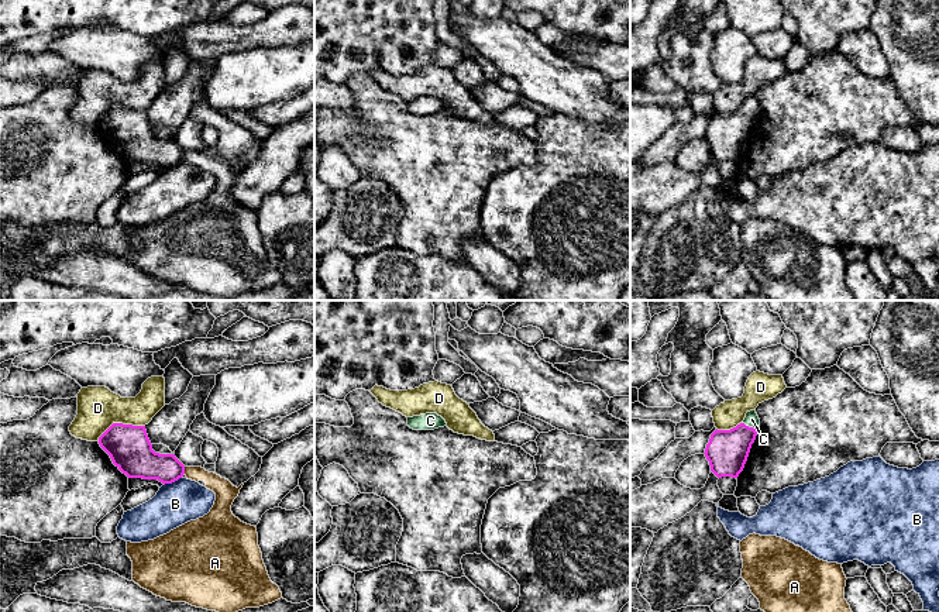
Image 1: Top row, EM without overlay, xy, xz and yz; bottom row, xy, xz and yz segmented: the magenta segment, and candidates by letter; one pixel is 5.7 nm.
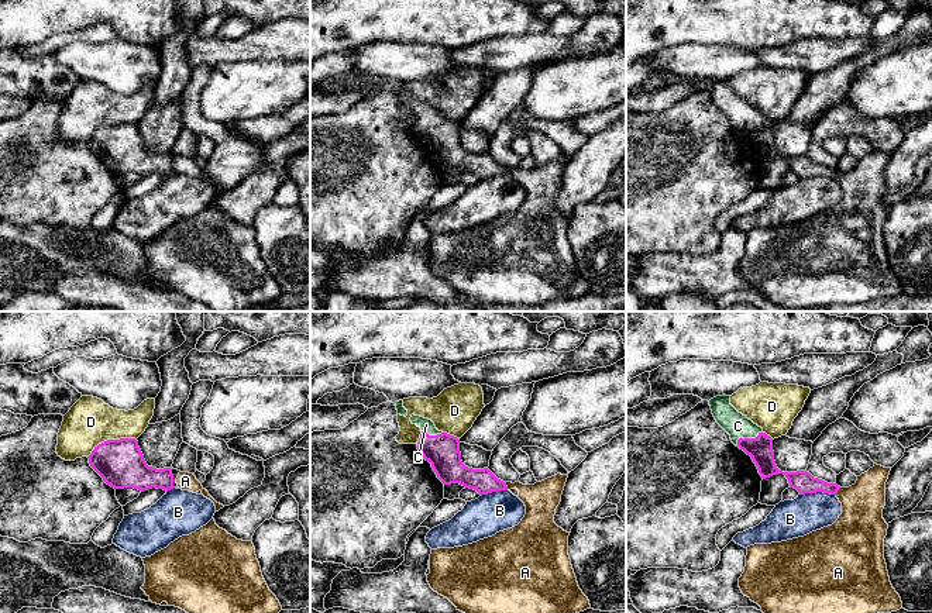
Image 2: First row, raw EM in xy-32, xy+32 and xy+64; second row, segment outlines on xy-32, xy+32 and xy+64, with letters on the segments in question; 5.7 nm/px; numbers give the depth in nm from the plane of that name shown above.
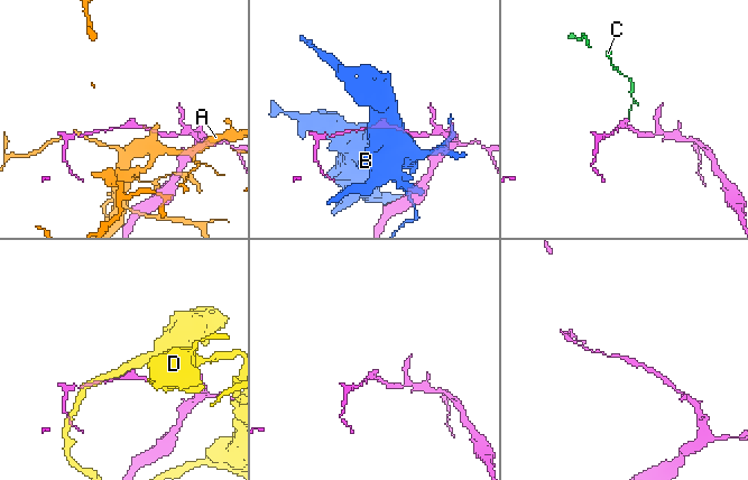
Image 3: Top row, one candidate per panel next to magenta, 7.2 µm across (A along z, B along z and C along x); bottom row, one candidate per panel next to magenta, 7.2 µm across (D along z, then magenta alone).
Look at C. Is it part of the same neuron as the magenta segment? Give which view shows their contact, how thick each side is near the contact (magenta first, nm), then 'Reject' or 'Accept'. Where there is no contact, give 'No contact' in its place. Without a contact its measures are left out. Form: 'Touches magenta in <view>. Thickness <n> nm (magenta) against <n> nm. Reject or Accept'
Touches magenta in yz. Thickness 240 nm (magenta) against 80 nm. Accept

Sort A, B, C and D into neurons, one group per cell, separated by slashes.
A / B / C / D

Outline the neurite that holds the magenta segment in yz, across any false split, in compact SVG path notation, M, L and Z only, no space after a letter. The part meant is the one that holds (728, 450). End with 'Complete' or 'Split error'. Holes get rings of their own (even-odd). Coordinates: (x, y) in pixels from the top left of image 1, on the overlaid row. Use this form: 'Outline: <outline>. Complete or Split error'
Outline: M756 410L746 413L744 420L730 430L715 430L705 448L711 471L718 477L737 478L747 461L751 444L760 432Z. Split error

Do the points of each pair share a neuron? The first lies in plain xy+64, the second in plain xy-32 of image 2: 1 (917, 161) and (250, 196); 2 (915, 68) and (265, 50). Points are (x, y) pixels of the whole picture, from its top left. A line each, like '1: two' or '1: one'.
1: one
2: two

